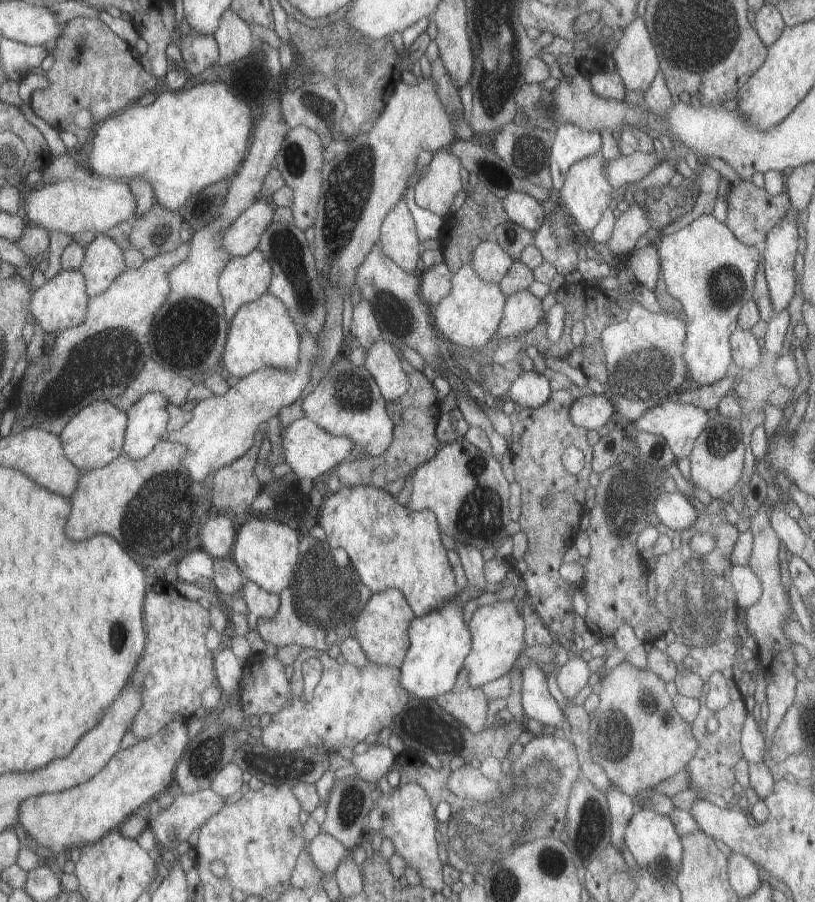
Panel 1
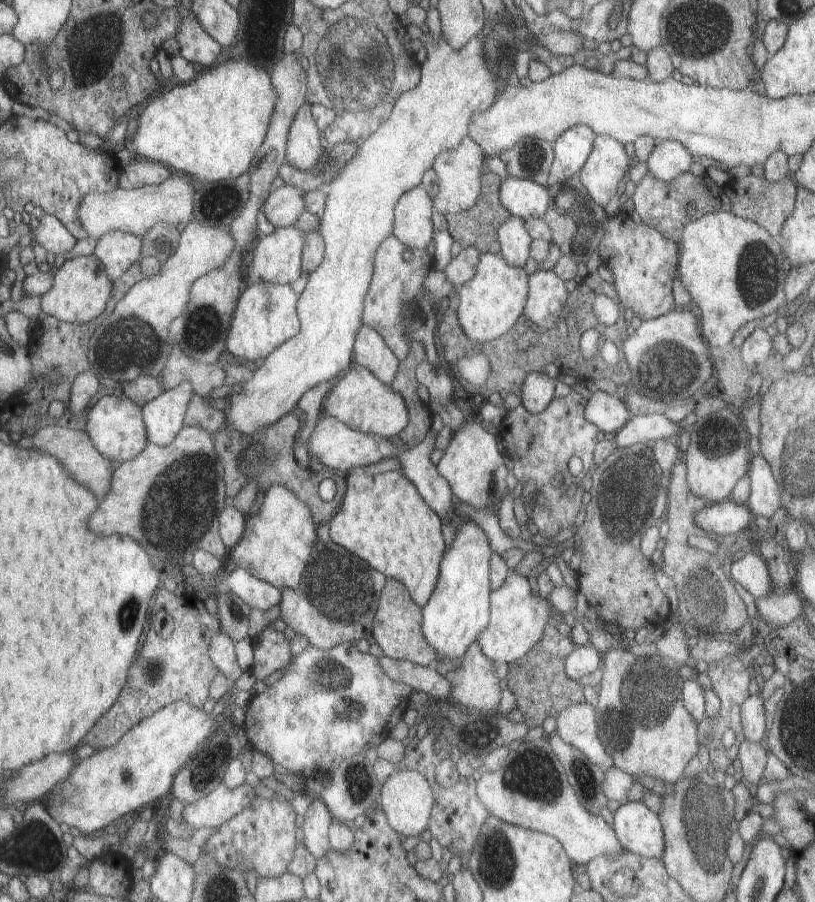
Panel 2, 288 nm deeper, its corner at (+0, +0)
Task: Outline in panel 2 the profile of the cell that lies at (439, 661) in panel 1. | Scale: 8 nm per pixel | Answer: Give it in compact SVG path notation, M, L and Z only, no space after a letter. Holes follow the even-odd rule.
M469 516L467 520L461 520L461 524L455 528L451 546L443 550L441 566L439 566L439 578L435 584L435 590L427 604L423 606L423 634L427 642L439 652L439 658L463 658L467 648L477 640L479 632L489 624L491 620L491 540L485 532L485 528Z

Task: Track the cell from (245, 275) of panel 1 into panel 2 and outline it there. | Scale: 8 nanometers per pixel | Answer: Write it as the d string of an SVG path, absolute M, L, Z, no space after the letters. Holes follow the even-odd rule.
M297 226L291 228L277 228L271 236L261 238L255 262L251 266L251 274L247 276L249 286L251 284L261 284L261 282L275 282L275 284L293 284L295 280L301 280L303 276L303 262L305 262L305 248L309 242L309 232L303 232Z

